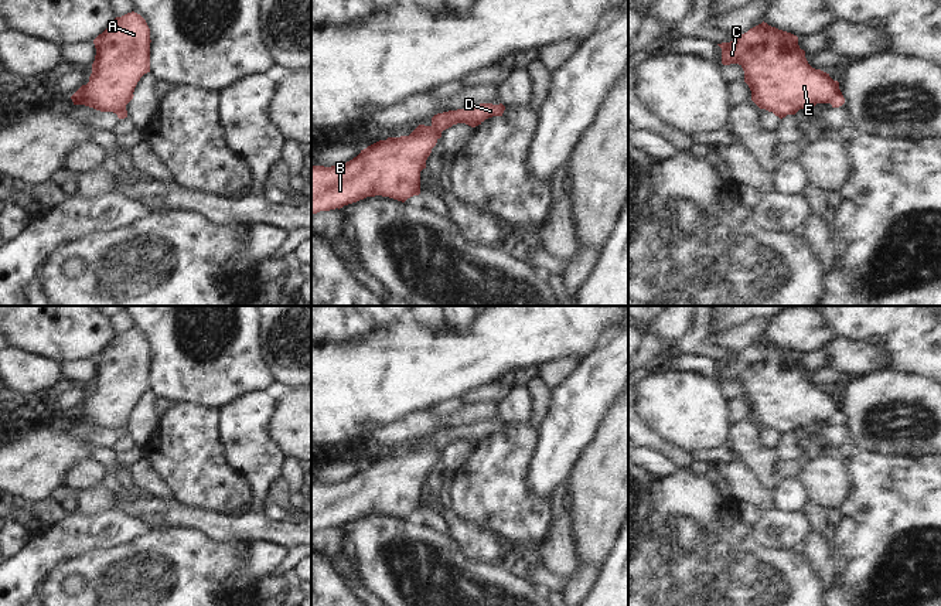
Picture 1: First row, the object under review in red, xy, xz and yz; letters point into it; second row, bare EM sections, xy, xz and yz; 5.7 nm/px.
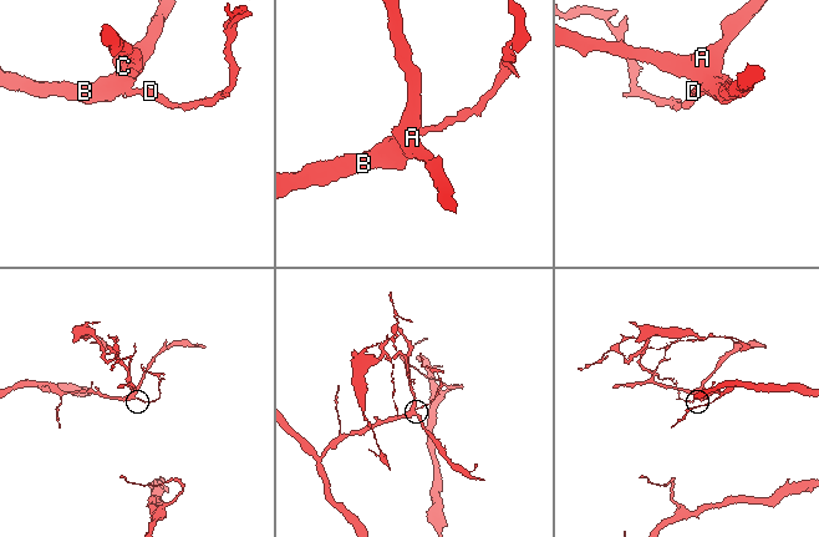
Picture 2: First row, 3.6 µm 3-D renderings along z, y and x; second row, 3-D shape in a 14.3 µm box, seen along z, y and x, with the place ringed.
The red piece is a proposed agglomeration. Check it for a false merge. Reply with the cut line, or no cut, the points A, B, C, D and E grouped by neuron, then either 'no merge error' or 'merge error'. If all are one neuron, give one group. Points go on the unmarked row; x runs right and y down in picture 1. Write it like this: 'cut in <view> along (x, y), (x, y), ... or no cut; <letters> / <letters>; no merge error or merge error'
cut in xz along (428, 445), (440, 452); A B C E / D; merge error

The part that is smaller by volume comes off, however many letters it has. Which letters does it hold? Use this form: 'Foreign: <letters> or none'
Foreign: D

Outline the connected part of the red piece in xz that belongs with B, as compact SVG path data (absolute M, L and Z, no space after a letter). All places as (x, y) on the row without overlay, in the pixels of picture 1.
M419 442L409 453L379 457L341 483L311 483L311 532L342 525L366 514L389 514L405 520L420 511L420 488L441 454L430 443Z

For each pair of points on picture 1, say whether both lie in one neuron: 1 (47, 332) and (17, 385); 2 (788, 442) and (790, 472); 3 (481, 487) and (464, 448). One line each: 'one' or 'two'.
1: two
2: two
3: two

